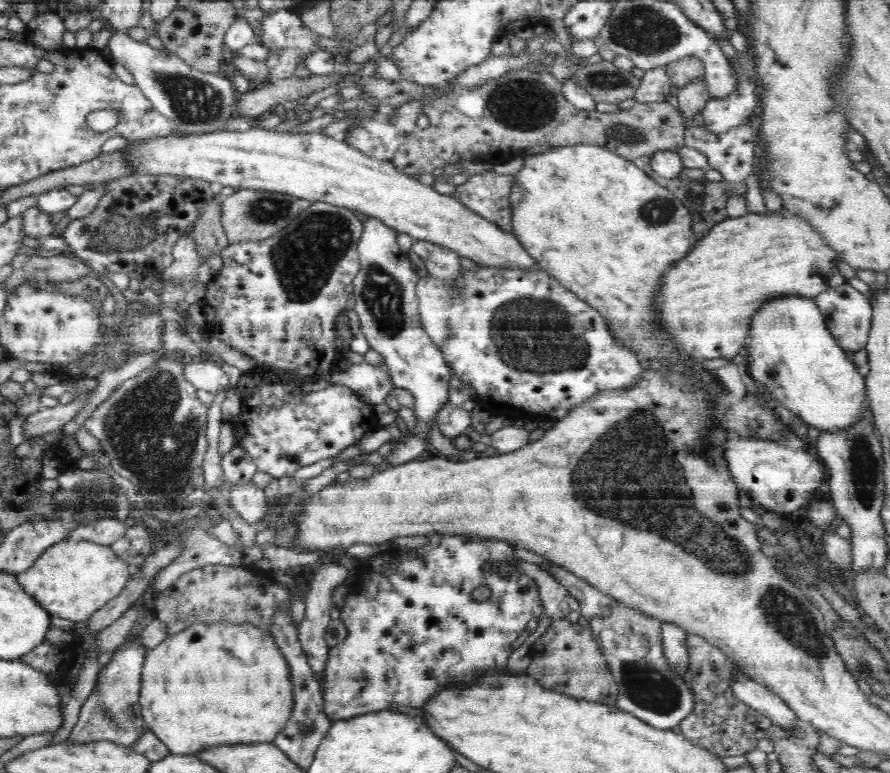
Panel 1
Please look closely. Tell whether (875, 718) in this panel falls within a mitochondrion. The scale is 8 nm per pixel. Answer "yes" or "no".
no

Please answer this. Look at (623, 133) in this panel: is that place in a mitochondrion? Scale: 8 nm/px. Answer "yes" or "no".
yes

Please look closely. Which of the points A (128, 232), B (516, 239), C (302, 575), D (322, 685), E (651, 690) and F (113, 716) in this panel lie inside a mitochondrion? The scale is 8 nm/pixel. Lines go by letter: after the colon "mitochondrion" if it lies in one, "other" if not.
A: mitochondrion
B: other
C: other
D: other
E: mitochondrion
F: mitochondrion

